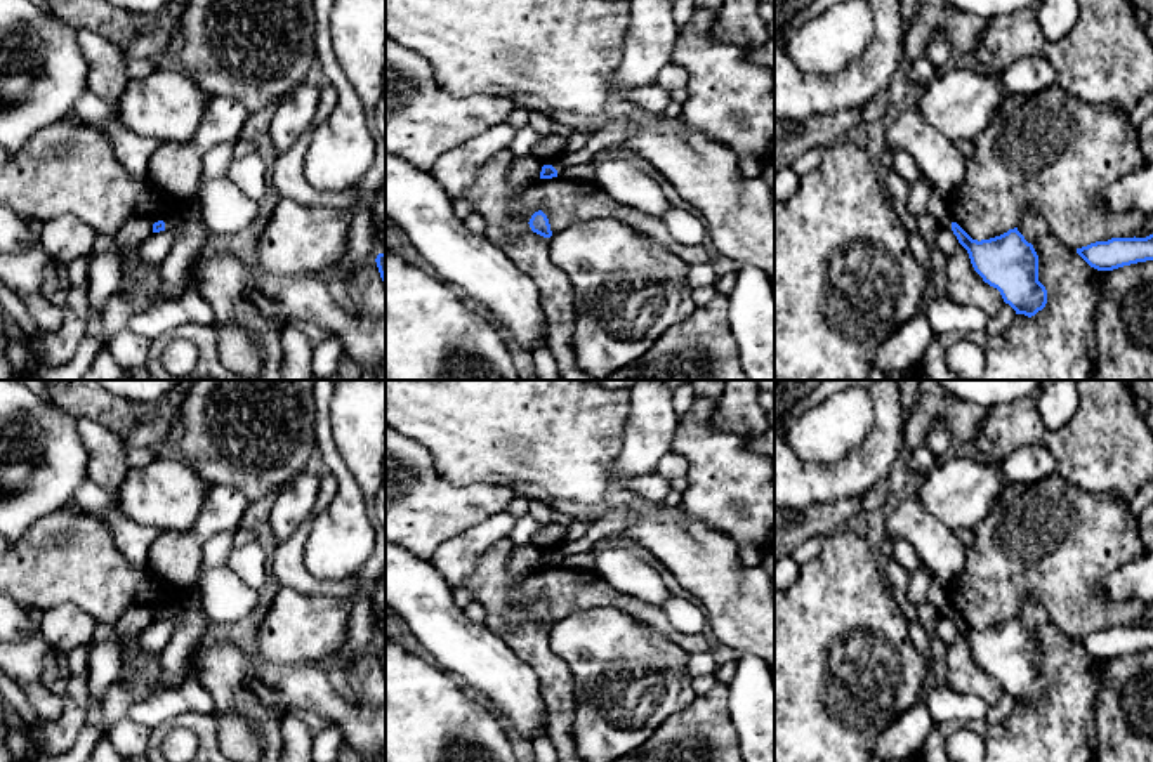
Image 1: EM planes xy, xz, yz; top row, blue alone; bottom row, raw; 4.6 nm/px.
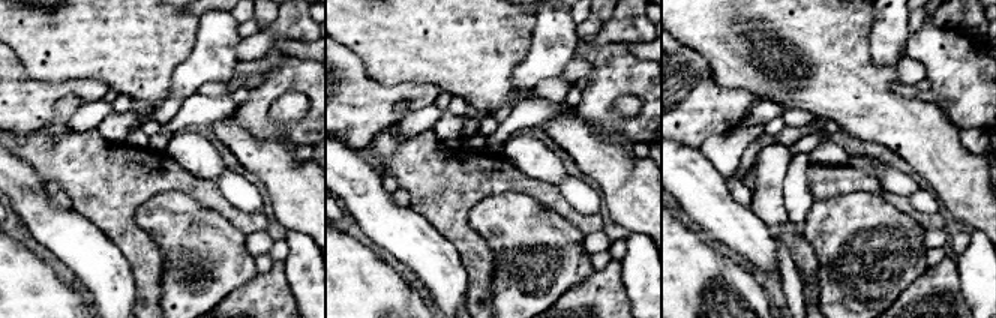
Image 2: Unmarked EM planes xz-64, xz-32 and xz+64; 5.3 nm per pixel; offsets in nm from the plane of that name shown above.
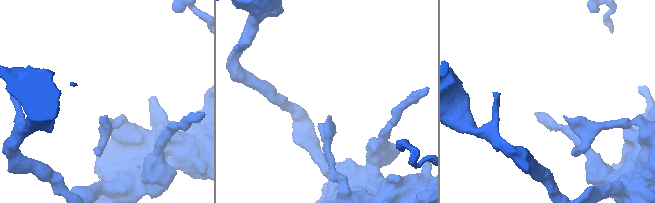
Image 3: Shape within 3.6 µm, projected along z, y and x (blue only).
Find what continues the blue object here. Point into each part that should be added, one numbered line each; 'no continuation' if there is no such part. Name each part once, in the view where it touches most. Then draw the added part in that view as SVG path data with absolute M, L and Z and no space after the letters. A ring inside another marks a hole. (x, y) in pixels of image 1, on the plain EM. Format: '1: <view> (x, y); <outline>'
no continuation

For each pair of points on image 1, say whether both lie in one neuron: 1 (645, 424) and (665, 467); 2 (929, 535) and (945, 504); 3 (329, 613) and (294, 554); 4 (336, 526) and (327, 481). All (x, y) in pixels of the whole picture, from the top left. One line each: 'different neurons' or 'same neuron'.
1: different neurons
2: different neurons
3: different neurons
4: different neurons

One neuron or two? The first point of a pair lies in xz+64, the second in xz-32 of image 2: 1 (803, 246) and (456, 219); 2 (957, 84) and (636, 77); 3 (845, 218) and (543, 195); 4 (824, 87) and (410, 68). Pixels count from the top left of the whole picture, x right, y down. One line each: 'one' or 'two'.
1: one
2: one
3: two
4: one

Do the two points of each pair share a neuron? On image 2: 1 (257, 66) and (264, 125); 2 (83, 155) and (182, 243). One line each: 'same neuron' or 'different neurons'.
1: different neurons
2: different neurons

